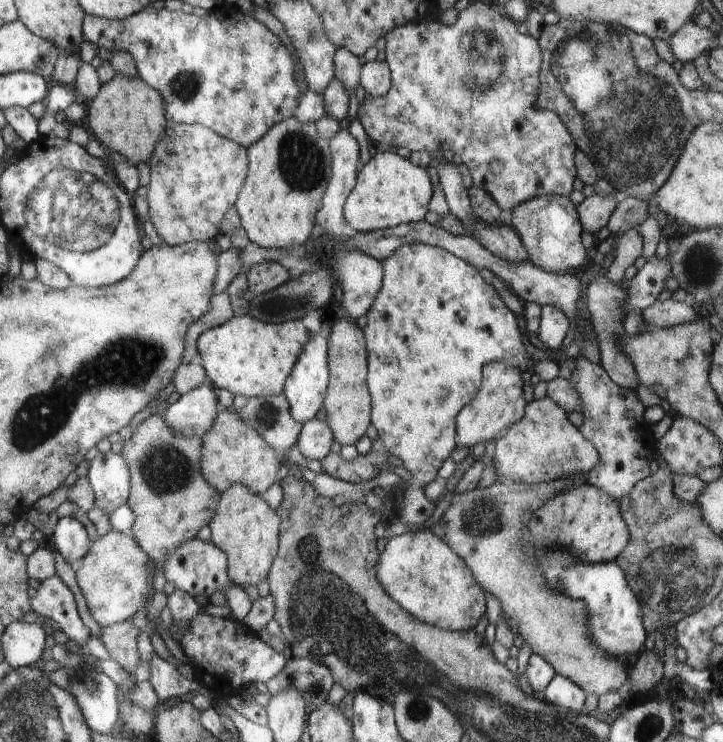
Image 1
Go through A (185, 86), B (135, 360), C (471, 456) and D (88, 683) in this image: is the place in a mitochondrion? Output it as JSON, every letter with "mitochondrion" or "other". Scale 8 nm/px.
{"A":"mitochondrion","B":"mitochondrion","C":"other","D":"mitochondrion"}

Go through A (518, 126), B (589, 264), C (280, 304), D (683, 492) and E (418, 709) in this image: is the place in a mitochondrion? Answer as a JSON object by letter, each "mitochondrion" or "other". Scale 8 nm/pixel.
{"A":"other","B":"other","C":"mitochondrion","D":"other","E":"mitochondrion"}

